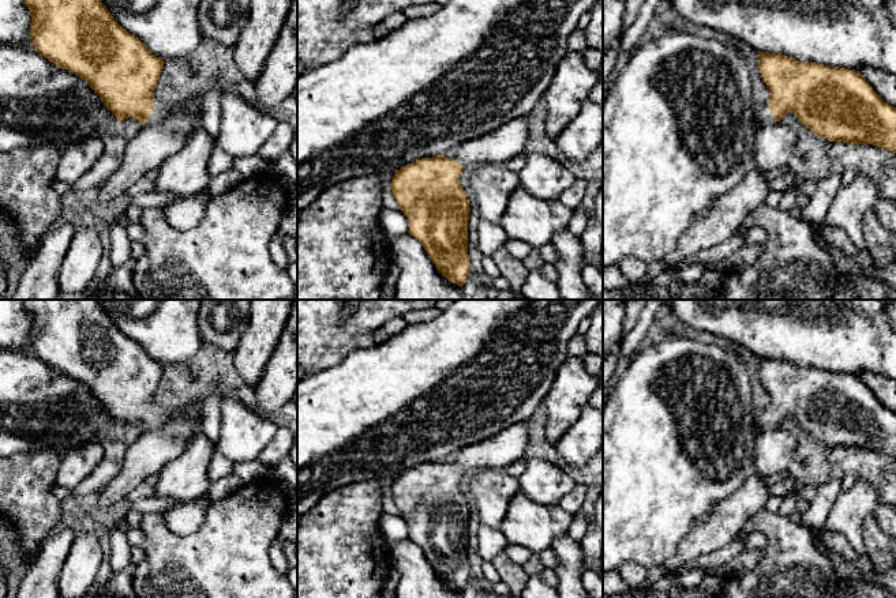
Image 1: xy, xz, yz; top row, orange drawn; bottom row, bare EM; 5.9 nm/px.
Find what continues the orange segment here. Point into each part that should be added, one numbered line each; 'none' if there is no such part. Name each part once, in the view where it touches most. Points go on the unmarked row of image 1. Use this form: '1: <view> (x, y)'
1: xy (161, 417)

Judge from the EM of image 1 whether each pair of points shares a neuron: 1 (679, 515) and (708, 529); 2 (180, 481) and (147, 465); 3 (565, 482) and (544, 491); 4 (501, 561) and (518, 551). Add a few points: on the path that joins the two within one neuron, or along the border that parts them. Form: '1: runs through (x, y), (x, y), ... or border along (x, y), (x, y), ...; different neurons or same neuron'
1: border along (719, 501), (703, 519), (693, 525), (677, 549); different neurons
2: border along (184, 448), (158, 473); different neurons
3: runs through (559, 485), (550, 485); same neuron
4: border along (503, 551), (513, 561), (523, 567); different neurons

